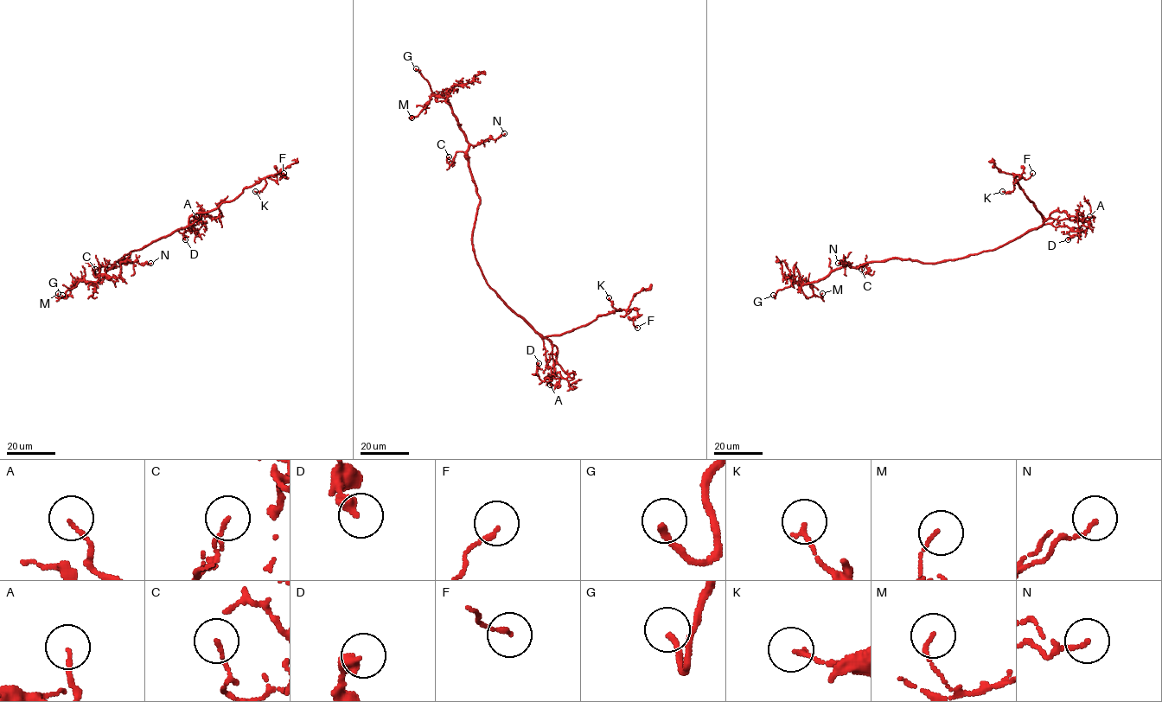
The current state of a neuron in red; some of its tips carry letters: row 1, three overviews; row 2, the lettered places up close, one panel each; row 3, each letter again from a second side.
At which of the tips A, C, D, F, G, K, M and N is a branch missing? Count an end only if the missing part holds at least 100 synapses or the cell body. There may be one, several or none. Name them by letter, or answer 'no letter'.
G

